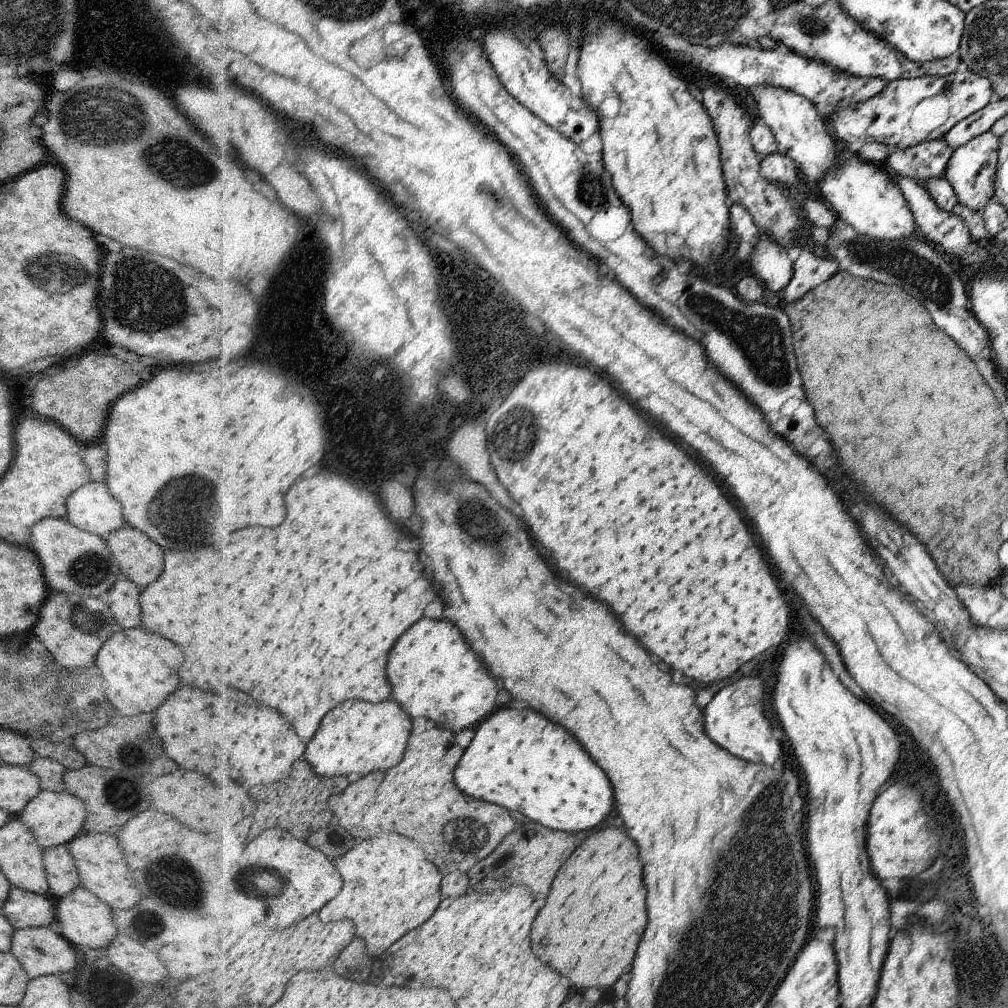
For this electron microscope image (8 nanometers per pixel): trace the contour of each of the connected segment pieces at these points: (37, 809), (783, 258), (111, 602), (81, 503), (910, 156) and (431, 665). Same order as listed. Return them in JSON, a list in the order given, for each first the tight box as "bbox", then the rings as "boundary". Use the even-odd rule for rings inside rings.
[{"bbox":[17,791,87,849],"boundary":[[[41,791],[17,815],[19,820],[34,834],[37,844],[43,849],[67,845],[82,829],[87,818],[85,803],[67,791],[56,793]]]},{"bbox":[748,233,793,290],"boundary":[[[760,233],[759,242],[751,259],[748,260],[752,271],[765,289],[783,290],[792,281],[793,261],[789,252],[775,244],[767,235]]]},{"bbox":[99,577,144,629],"boundary":[[[123,577],[108,592],[99,598],[112,612],[112,617],[121,629],[134,629],[141,625],[139,597],[144,588]]]},{"bbox":[64,481,127,540],"boundary":[[[90,481],[68,498],[64,518],[106,540],[112,532],[127,525],[122,510],[122,504],[110,495],[104,481]]]},{"bbox":[884,138,956,184],"boundary":[[[948,138],[925,141],[914,147],[888,147],[884,165],[892,174],[903,175],[924,184],[933,177],[944,178],[948,160],[956,150],[948,144]]]},{"bbox":[388,618,496,733],"boundary":[[[424,618],[410,632],[406,632],[406,638],[402,636],[398,648],[390,652],[388,676],[394,687],[392,698],[398,701],[411,717],[435,720],[439,726],[450,728],[456,733],[466,728],[476,728],[478,722],[482,722],[496,710],[496,678],[490,676],[482,658],[466,644],[466,636],[462,634],[460,626],[448,620]]]}]

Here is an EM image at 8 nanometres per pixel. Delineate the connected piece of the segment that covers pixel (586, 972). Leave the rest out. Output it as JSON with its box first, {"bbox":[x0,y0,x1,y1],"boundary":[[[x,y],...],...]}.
{"bbox":[531,828,646,992],"boundary":[[[618,828],[594,832],[576,847],[553,880],[546,904],[534,920],[531,944],[534,954],[583,992],[594,986],[612,988],[626,968],[630,968],[640,936],[646,928],[644,898],[646,888],[642,880],[642,864],[638,860],[638,846]]]}

